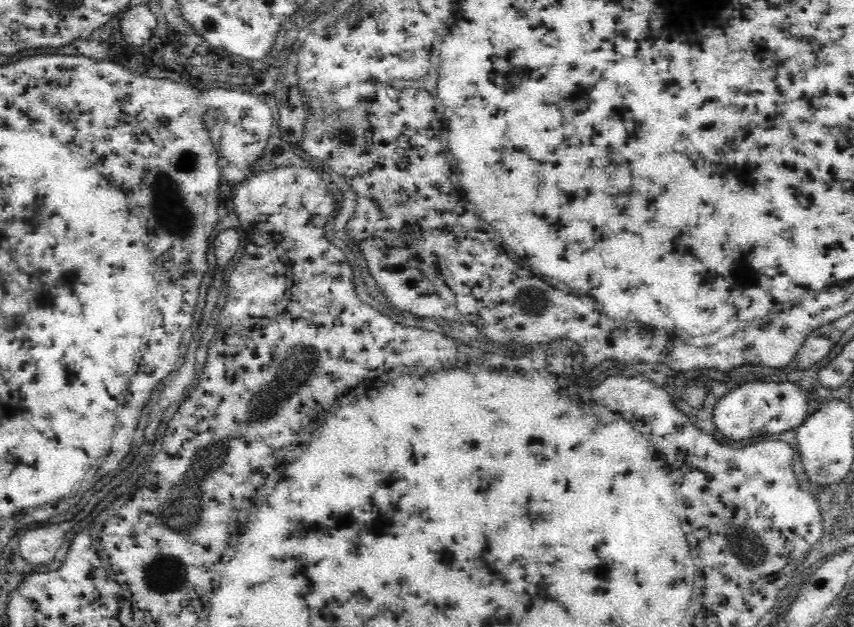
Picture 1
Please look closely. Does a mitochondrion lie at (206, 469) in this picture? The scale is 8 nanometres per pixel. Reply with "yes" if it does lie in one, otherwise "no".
no

